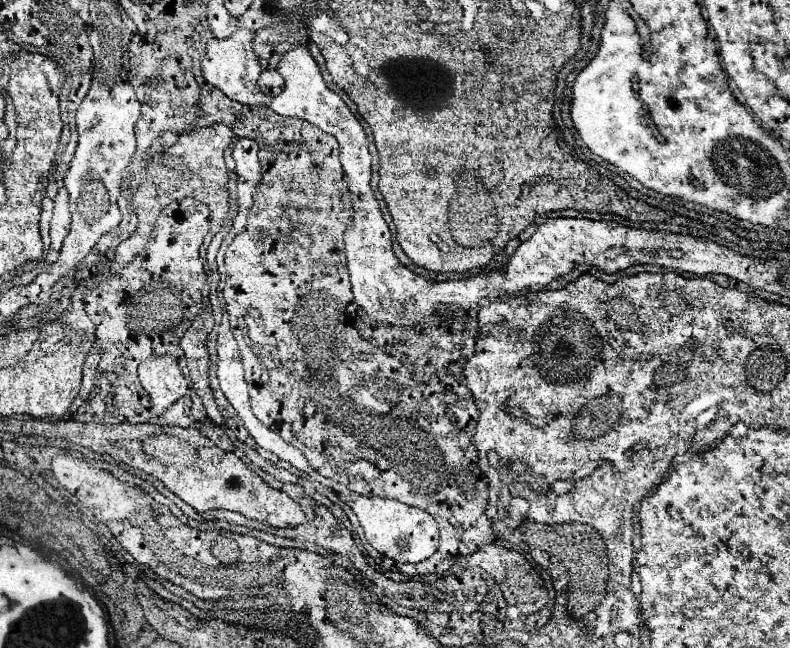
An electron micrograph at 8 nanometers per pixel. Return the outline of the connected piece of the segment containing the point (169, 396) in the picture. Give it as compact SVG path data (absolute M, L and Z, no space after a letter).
M156 355L142 361L138 365L138 377L158 415L188 391L188 381L172 355Z

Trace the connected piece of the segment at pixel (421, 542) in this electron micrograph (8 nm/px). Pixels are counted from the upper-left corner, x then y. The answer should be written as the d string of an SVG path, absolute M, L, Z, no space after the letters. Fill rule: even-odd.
M338 491L338 495L360 519L368 543L382 555L394 559L396 563L420 563L436 553L440 543L440 529L436 527L436 519L432 519L432 515L426 511L392 499L362 497L352 491Z

